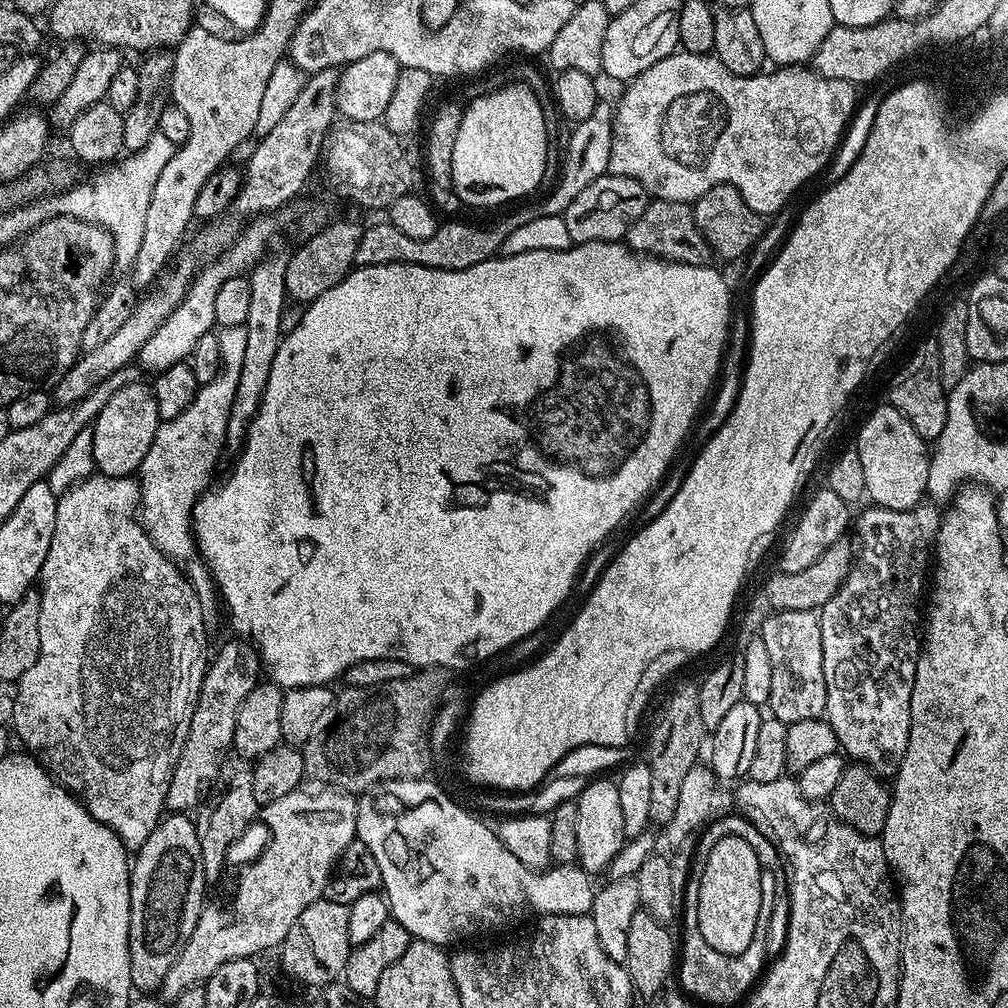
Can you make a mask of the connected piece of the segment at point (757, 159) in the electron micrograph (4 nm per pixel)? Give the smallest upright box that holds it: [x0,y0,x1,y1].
[608,50,858,218]

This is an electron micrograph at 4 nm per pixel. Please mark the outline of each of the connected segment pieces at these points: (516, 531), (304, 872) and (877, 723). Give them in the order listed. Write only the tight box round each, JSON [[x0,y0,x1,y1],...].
[[192,240,734,690],[158,786,357,1001],[819,502,941,778]]

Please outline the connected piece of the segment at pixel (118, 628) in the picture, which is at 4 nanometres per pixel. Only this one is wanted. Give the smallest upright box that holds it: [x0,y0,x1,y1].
[11,474,210,850]

